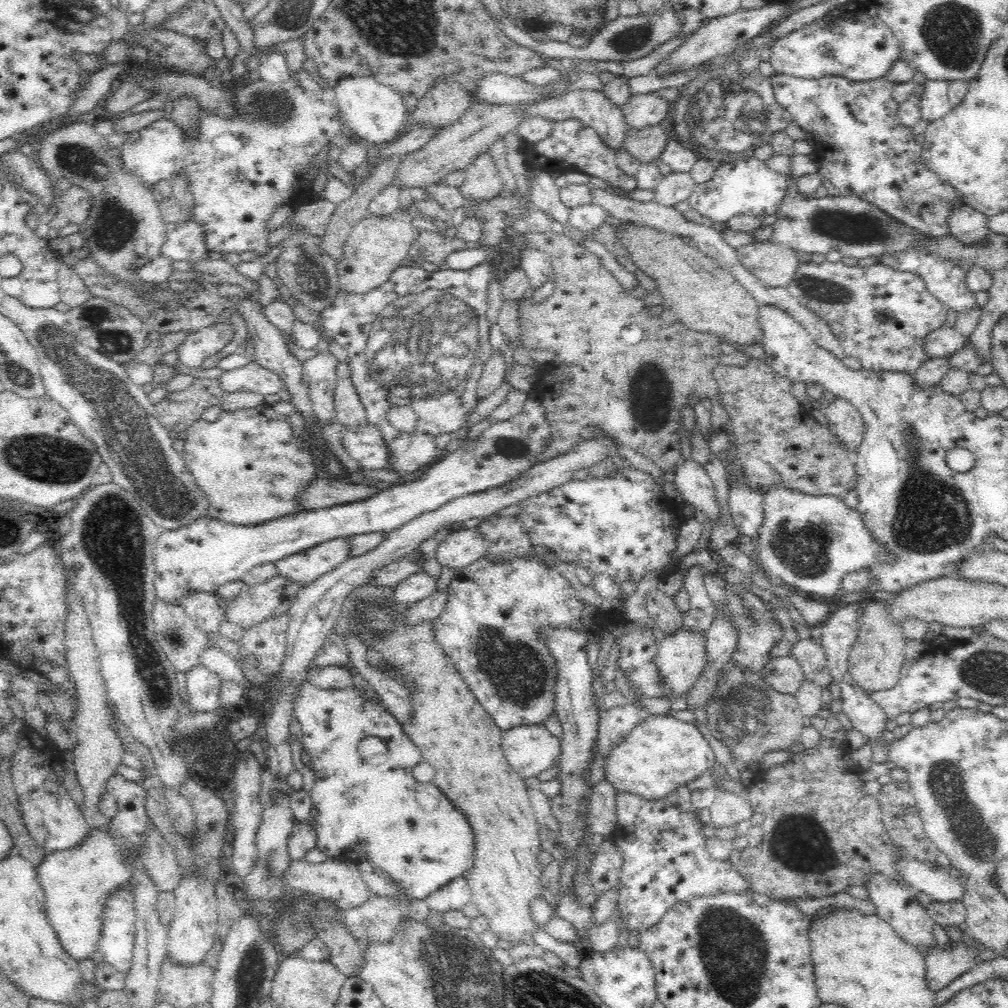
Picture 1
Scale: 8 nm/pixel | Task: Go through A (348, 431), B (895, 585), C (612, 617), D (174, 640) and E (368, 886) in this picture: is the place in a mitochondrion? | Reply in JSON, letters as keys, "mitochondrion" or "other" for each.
{"A":"other","B":"other","C":"other","D":"mitochondrion","E":"other"}

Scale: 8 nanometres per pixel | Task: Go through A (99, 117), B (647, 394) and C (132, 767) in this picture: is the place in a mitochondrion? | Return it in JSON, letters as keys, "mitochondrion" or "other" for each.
{"A":"other","B":"mitochondrion","C":"other"}

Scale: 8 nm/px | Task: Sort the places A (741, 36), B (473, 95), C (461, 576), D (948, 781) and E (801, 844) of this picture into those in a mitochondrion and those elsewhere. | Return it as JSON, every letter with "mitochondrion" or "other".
{"A":"other","B":"other","C":"other","D":"mitochondrion","E":"mitochondrion"}

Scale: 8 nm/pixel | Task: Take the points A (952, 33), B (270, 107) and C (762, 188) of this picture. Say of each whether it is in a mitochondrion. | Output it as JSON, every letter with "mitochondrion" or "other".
{"A":"mitochondrion","B":"mitochondrion","C":"other"}

